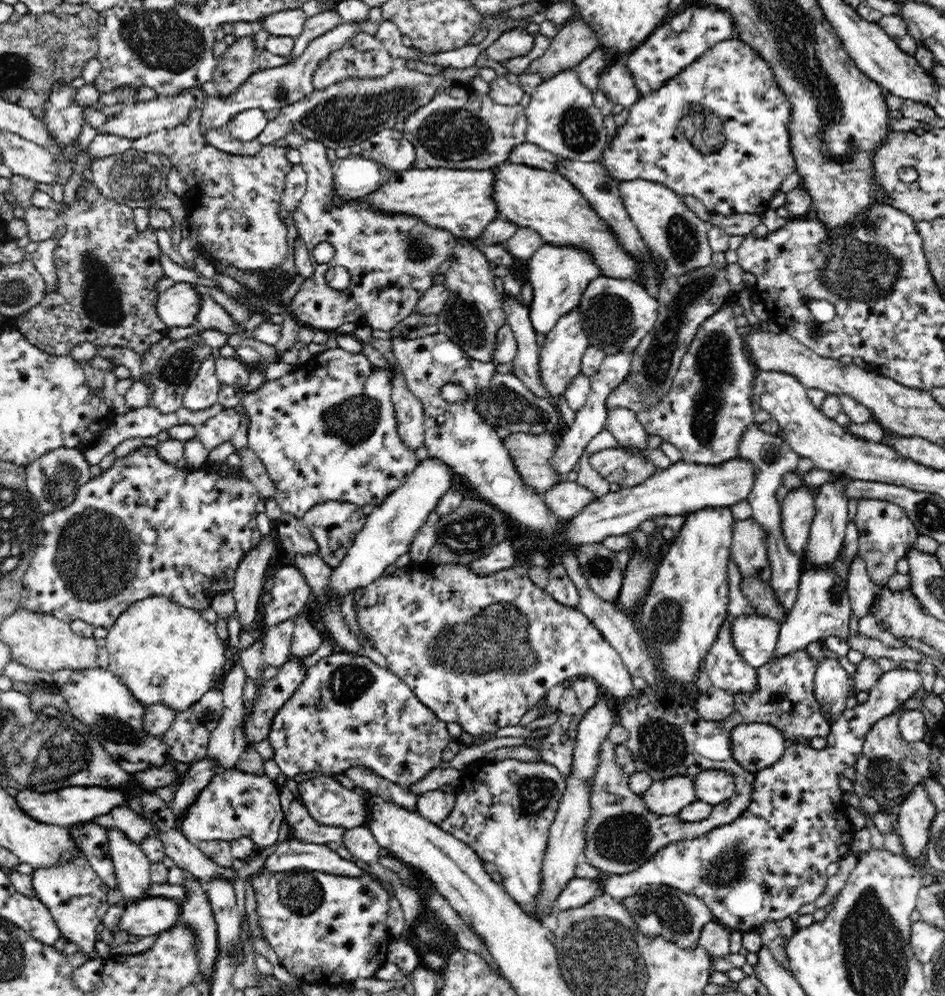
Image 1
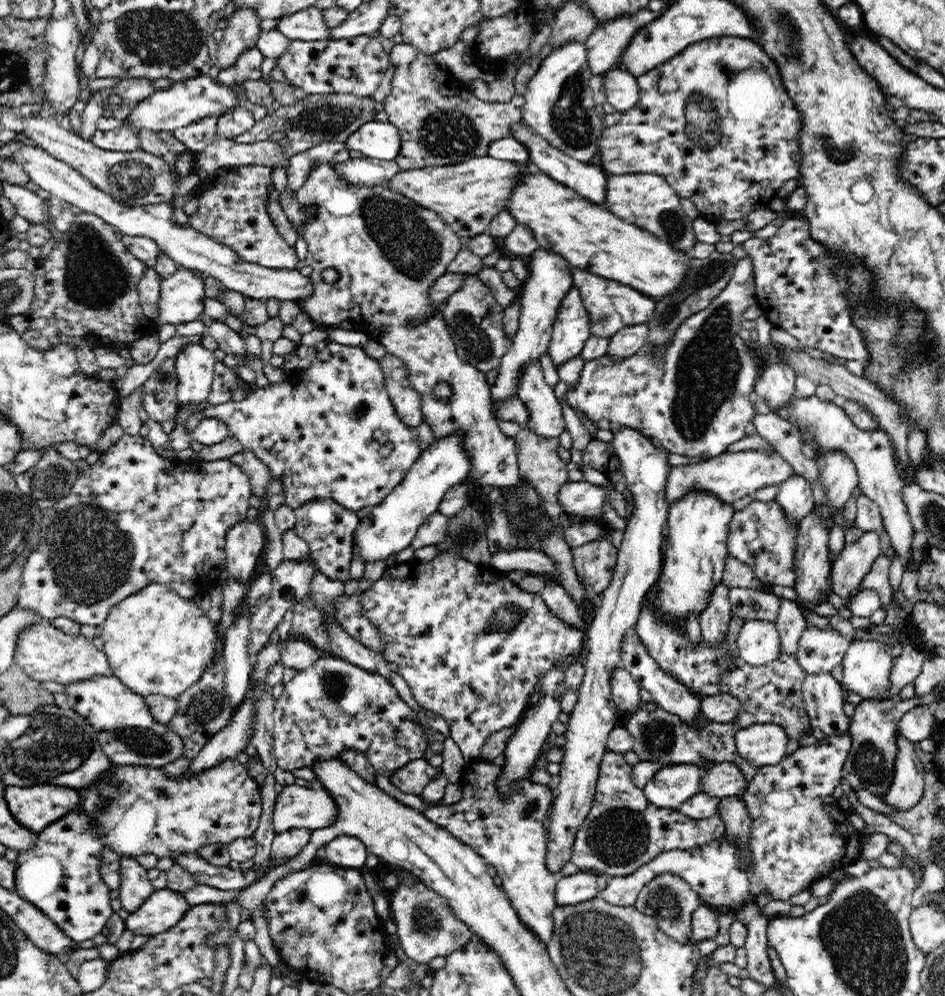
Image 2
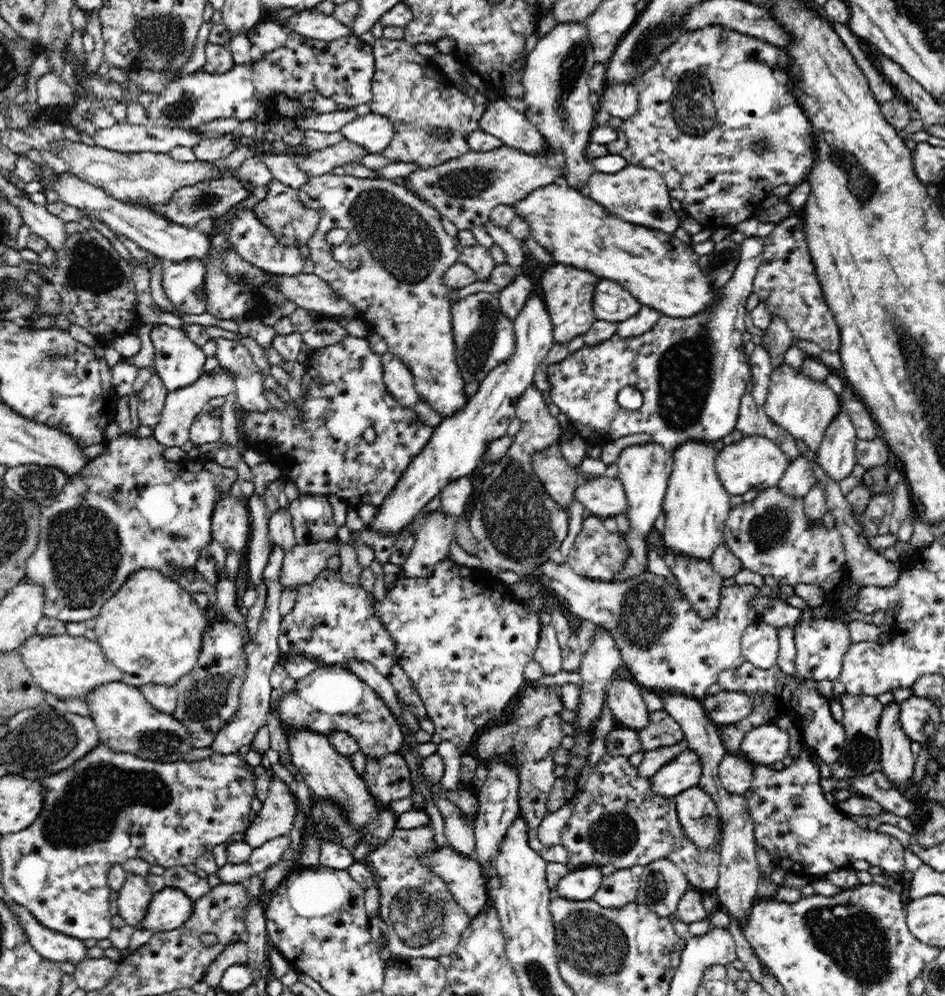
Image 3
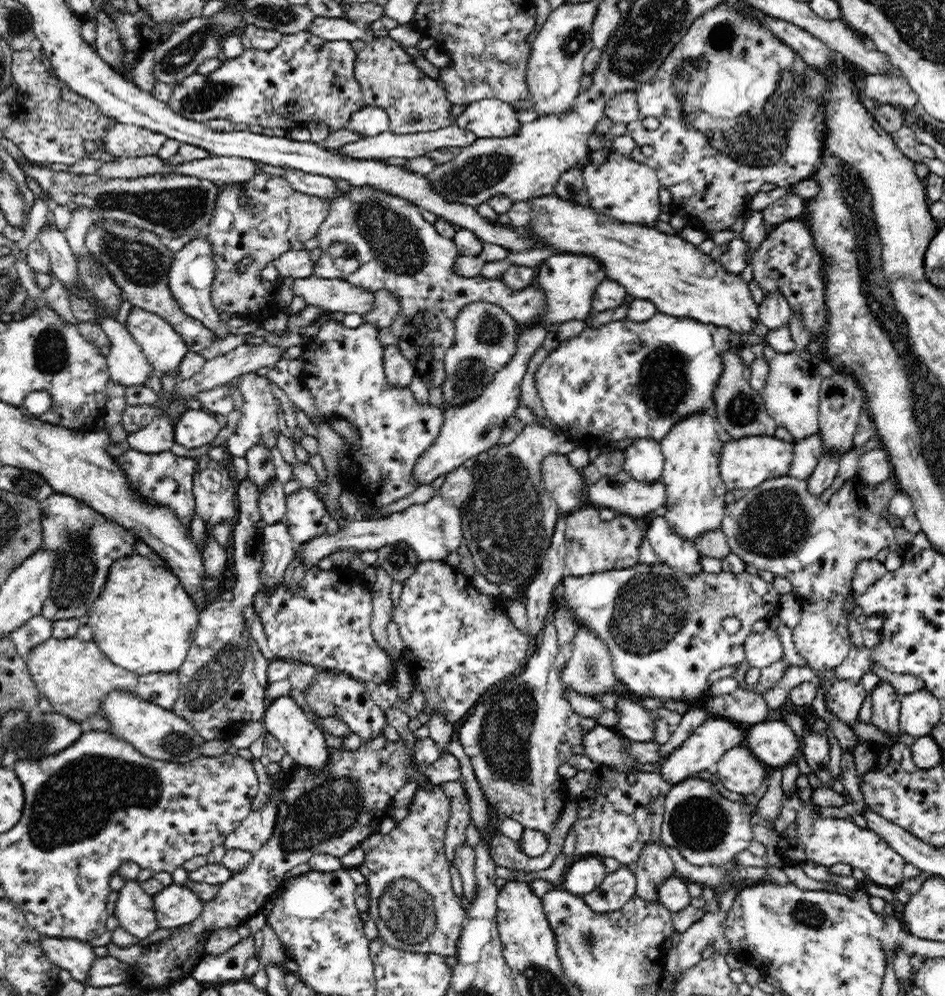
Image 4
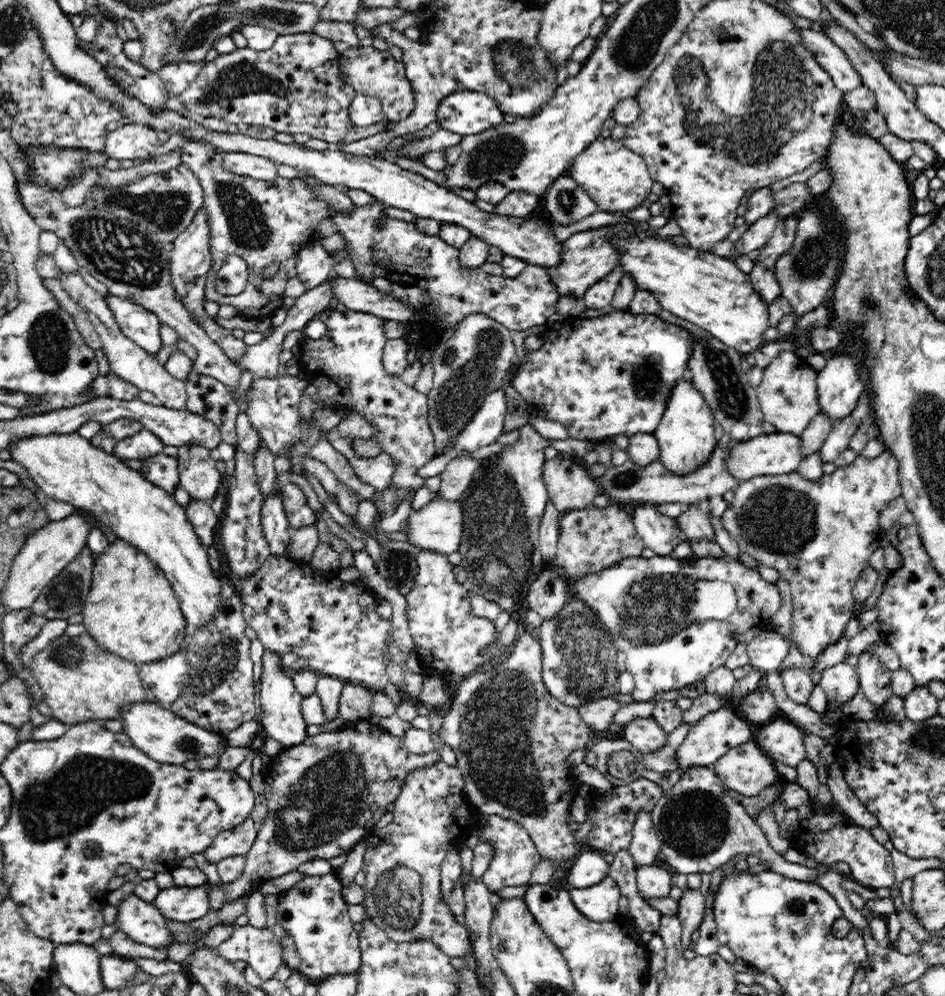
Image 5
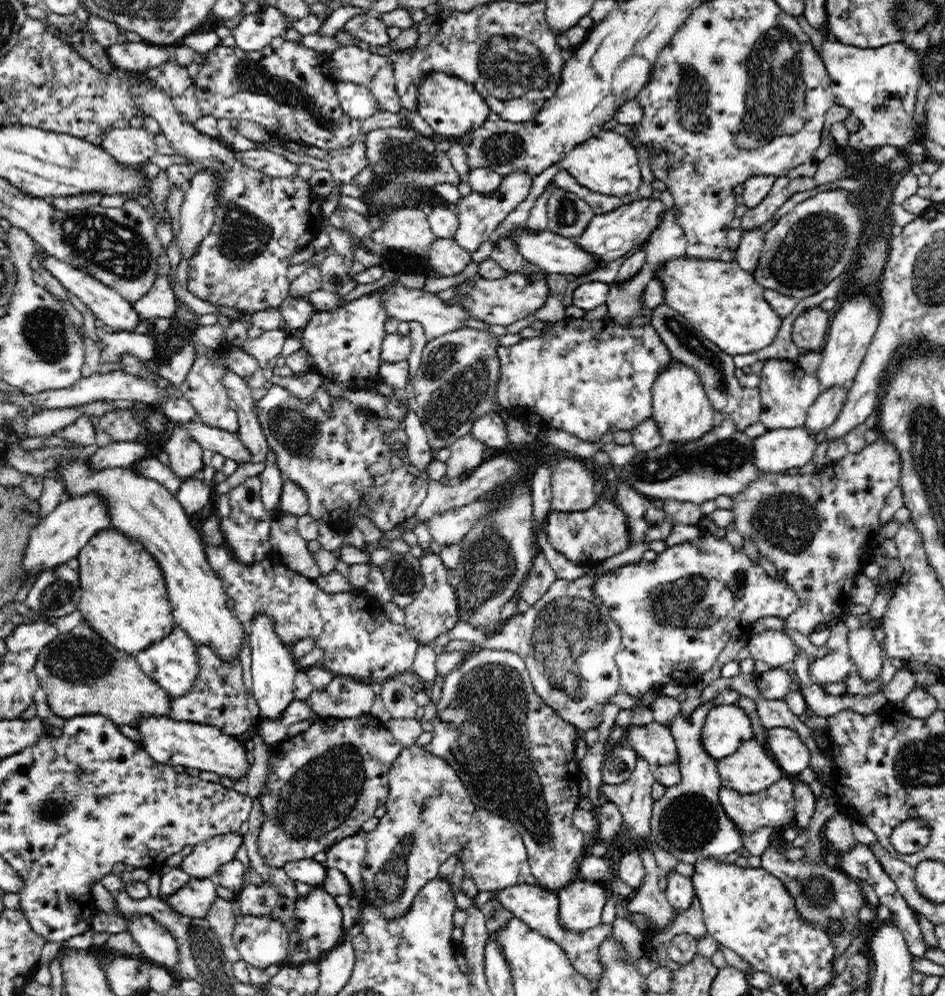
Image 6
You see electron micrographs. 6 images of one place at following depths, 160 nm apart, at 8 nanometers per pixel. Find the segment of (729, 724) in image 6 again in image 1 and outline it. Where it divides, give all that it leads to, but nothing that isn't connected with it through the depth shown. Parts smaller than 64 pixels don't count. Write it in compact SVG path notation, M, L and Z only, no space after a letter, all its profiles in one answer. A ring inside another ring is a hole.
M680 775L653 780L650 788L641 795L646 807L660 816L678 815L682 808L697 799L694 779Z

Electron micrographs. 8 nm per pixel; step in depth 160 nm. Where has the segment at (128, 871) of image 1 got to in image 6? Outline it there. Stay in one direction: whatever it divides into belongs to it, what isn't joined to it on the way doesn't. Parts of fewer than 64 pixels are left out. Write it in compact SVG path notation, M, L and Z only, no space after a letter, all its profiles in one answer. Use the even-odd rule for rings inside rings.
M134 914L128 921L128 932L149 958L150 964L176 969L178 965L178 945L172 933L146 914Z

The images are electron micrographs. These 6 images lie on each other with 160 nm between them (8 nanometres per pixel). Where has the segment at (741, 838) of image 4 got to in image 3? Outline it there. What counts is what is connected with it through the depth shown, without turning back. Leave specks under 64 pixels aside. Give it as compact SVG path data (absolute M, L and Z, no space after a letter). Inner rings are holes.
M696 785L679 792L673 799L684 835L700 850L719 850L722 822L710 793Z

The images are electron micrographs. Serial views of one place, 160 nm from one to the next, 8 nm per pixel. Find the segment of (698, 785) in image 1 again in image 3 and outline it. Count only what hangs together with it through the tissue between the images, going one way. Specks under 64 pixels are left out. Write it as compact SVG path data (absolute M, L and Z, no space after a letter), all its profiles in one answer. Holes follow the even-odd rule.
M727 753L719 767L721 785L734 795L744 795L752 786L753 768L752 762Z

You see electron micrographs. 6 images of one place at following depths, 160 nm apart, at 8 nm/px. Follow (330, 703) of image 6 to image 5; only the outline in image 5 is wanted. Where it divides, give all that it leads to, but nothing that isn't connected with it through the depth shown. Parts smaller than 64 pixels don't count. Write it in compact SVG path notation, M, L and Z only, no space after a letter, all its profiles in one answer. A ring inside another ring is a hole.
M346 682L340 694L338 718L344 721L363 719L371 713L373 694L371 688Z

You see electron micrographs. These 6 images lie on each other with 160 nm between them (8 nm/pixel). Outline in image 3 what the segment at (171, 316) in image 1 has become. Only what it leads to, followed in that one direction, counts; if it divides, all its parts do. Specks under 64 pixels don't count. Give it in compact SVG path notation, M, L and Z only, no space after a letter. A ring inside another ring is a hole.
M198 258L166 263L162 285L175 310L184 314L207 312L206 262Z

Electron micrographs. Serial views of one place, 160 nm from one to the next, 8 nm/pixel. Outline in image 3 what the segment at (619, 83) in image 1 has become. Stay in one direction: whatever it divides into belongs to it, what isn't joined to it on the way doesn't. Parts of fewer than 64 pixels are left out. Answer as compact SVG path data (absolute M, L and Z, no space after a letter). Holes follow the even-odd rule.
M616 84L608 86L600 95L598 107L609 112L614 118L621 118L623 121L638 112L638 91L634 84Z

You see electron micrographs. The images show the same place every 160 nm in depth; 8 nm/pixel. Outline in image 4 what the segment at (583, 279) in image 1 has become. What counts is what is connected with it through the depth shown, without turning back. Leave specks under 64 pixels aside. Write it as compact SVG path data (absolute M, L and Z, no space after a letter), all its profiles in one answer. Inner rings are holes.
M543 321L530 326L520 327L517 339L517 350L506 366L494 373L492 380L484 386L484 392L464 406L452 406L444 409L444 420L440 434L436 440L424 451L424 454L414 464L414 481L419 486L432 484L440 474L449 473L452 469L462 466L468 458L477 457L496 445L507 418L515 414L515 410L522 406L520 402L520 384L526 374L531 357L542 348L542 343L548 332L543 327Z

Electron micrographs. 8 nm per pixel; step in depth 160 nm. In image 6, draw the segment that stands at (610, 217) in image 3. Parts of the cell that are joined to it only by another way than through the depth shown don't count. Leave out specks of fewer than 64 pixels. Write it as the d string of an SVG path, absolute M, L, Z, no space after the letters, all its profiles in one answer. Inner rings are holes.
M684 256L663 264L657 271L655 279L660 280L665 287L664 302L689 320L690 324L702 332L708 340L714 342L716 347L720 347L724 353L732 357L764 350L774 342L780 330L782 319L763 297L765 289L751 274L740 268L736 260L724 262L720 259L700 260Z

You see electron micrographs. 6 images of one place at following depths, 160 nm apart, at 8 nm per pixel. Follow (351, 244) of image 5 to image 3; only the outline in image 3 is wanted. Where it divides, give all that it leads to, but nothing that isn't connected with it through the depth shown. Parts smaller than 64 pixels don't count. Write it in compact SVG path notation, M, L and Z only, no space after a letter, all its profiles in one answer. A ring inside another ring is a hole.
M333 173L323 174L322 176L311 176L310 180L298 189L298 196L302 201L302 204L307 208L312 208L317 210L320 214L320 223L318 224L316 233L310 238L310 241L306 244L310 249L309 259L314 261L315 268L314 273L325 282L331 285L331 288L346 298L348 302L352 303L356 307L356 313L353 318L360 319L369 328L369 333L378 333L385 341L388 343L388 352L398 356L400 361L404 362L406 366L410 369L413 374L413 379L415 382L415 389L419 394L421 400L425 401L430 405L430 407L436 411L442 418L446 418L458 409L465 407L467 400L470 397L464 395L464 385L460 371L458 370L458 363L455 358L455 341L453 338L453 326L452 326L452 313L451 308L453 300L450 299L450 293L453 292L448 286L446 286L443 280L444 274L459 261L459 256L461 254L460 247L457 245L455 238L453 238L449 230L445 229L442 223L441 214L438 210L431 207L426 201L418 198L414 195L412 191L402 187L402 185L397 185L392 180L386 179L370 179L370 178L358 178L350 175L334 175ZM333 228L341 228L348 232L348 240L352 242L354 246L355 253L358 254L362 264L358 270L350 270L344 267L344 264L334 261L332 258L332 252L334 248L327 244L326 234Z

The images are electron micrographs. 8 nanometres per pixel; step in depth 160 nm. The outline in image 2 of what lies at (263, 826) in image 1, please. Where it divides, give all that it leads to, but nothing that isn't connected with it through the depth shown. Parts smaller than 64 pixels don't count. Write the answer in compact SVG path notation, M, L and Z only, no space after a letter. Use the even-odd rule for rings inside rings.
M236 759L224 760L198 774L168 777L163 768L119 766L110 764L110 772L97 783L77 789L79 805L68 814L36 834L33 847L18 851L15 870L15 891L50 920L75 943L100 934L110 920L109 886L100 872L100 852L109 848L122 856L154 854L158 858L176 860L180 854L197 854L206 844L230 844L241 837L253 837L261 818L261 784Z

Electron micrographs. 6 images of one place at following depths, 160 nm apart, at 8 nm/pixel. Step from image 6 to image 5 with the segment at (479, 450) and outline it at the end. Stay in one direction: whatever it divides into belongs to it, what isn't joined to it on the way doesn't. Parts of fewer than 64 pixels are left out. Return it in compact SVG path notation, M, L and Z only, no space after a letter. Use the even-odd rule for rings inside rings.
M456 456L446 465L441 475L439 497L449 501L458 501L470 486L474 472L478 470L480 460L470 456Z

